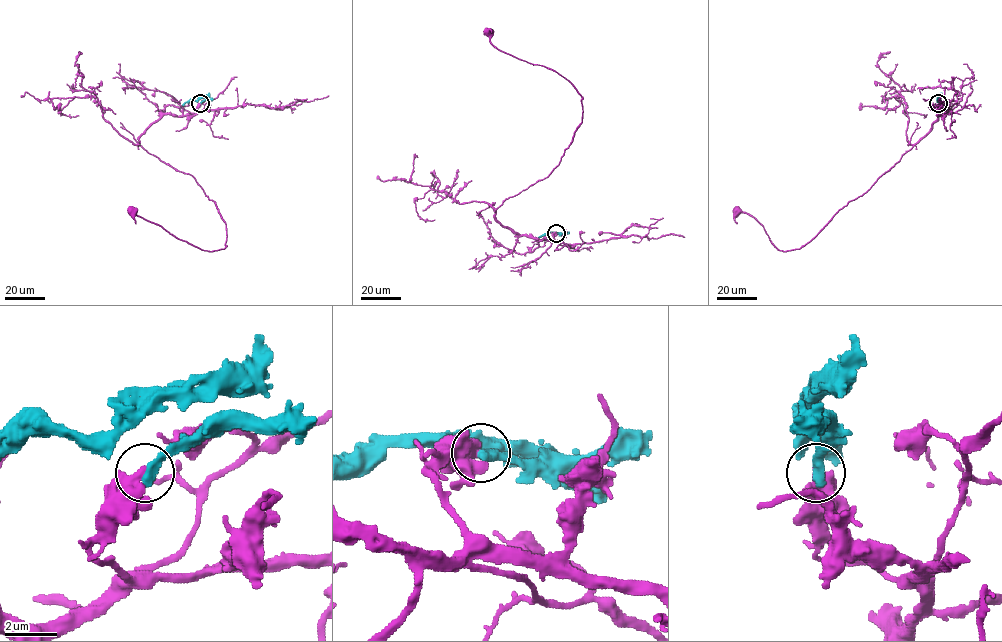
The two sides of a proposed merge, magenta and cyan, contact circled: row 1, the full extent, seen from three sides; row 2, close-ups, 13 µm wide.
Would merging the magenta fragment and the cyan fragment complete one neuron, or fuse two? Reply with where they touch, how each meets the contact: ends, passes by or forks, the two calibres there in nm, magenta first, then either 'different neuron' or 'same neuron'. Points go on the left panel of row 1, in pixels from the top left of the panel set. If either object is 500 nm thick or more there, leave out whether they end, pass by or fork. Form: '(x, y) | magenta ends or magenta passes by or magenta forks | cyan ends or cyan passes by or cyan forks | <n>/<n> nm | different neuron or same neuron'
(200, 103) | magenta ends | cyan ends | 480/400 nm | different neuron

